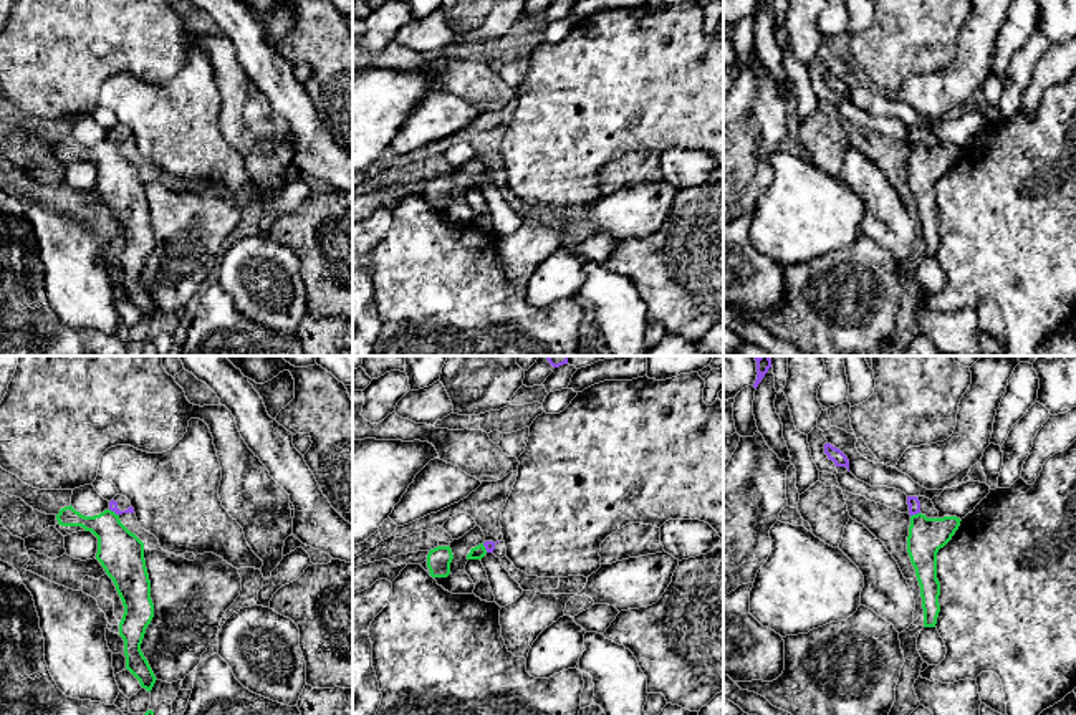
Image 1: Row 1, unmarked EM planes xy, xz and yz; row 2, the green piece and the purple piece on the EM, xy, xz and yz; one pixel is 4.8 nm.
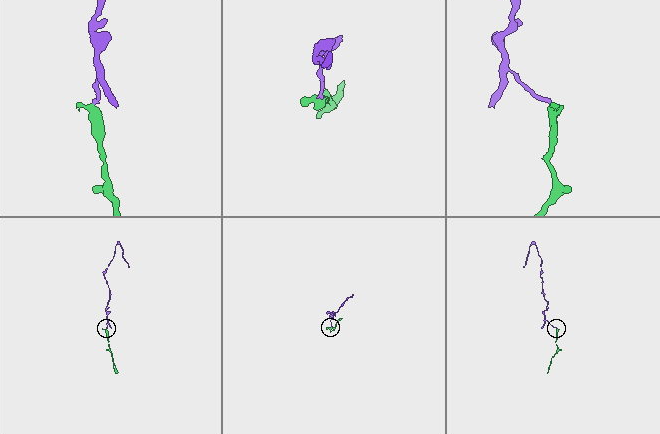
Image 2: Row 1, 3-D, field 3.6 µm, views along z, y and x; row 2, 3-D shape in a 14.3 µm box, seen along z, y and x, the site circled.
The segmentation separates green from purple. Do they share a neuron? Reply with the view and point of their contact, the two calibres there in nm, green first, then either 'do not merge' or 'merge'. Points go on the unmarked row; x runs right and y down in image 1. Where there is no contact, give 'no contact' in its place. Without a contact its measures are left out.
meets green in xy at (113, 141); 220 nm thick on the green side, 50 nm on the other; do not merge

